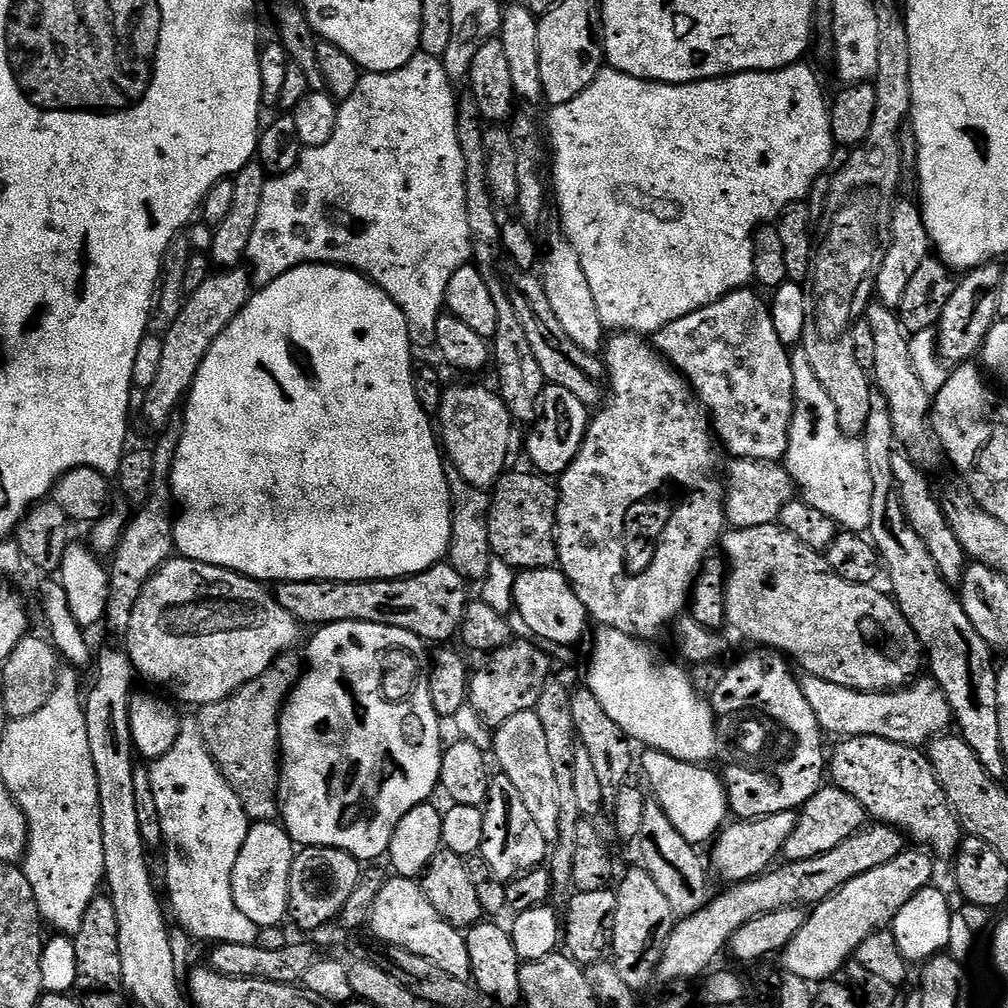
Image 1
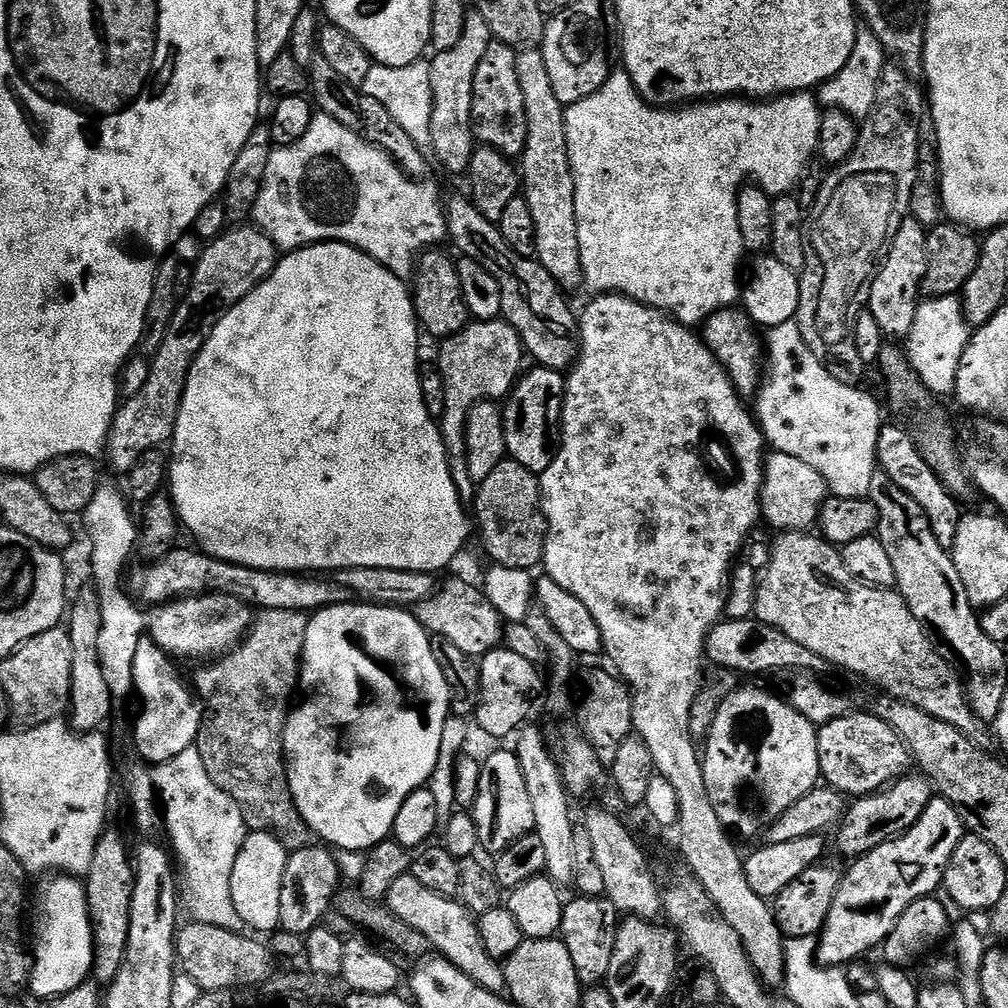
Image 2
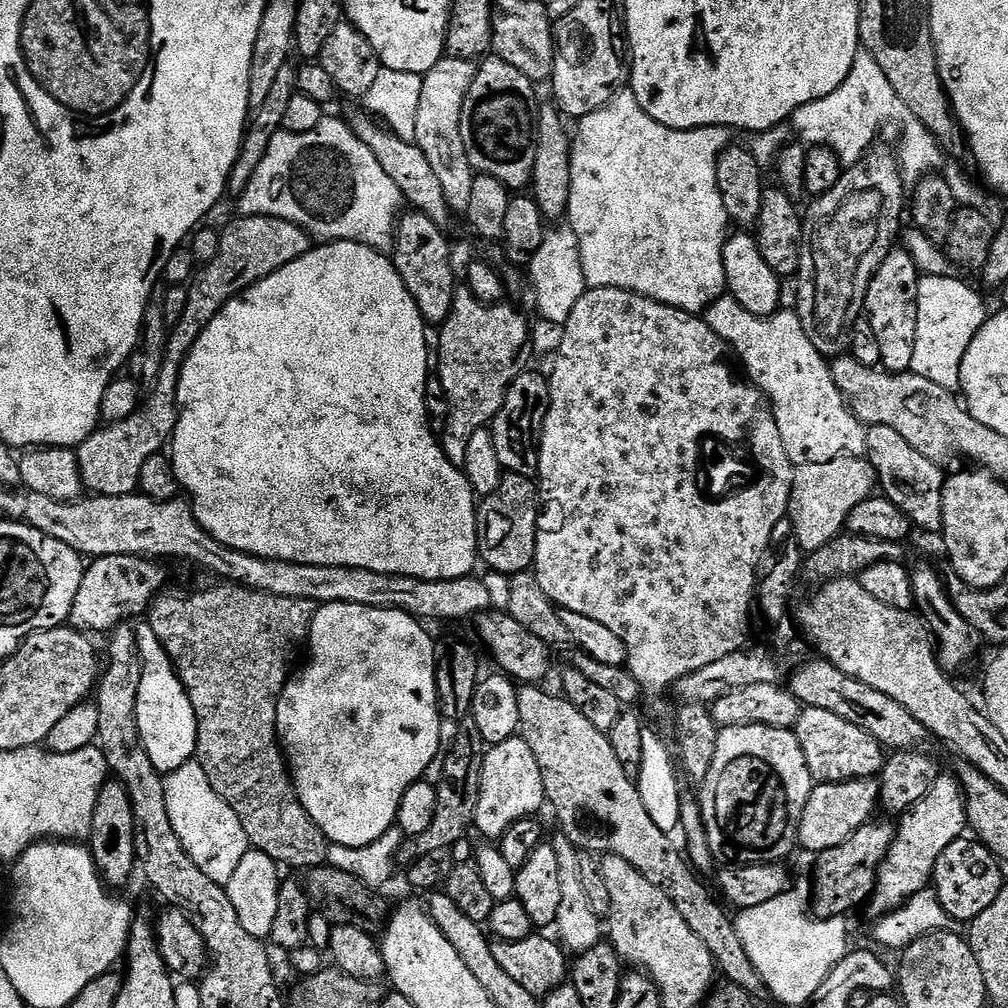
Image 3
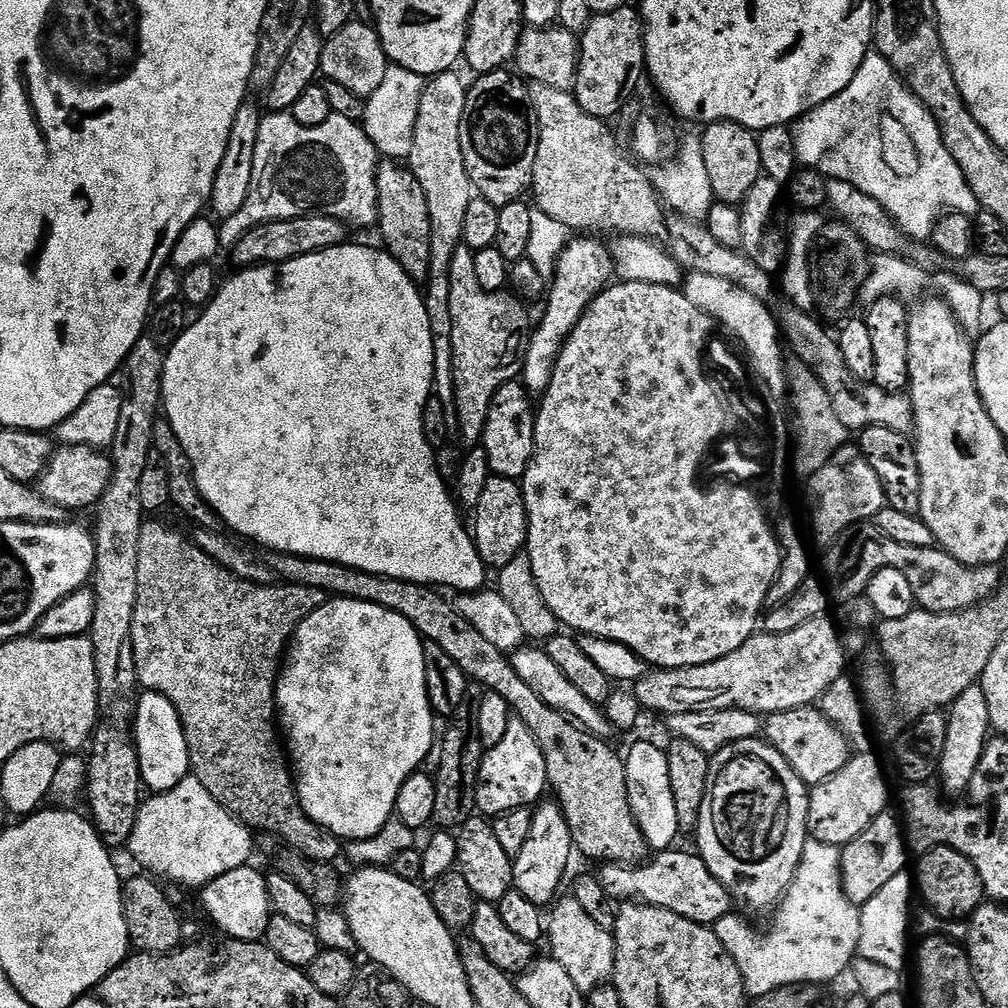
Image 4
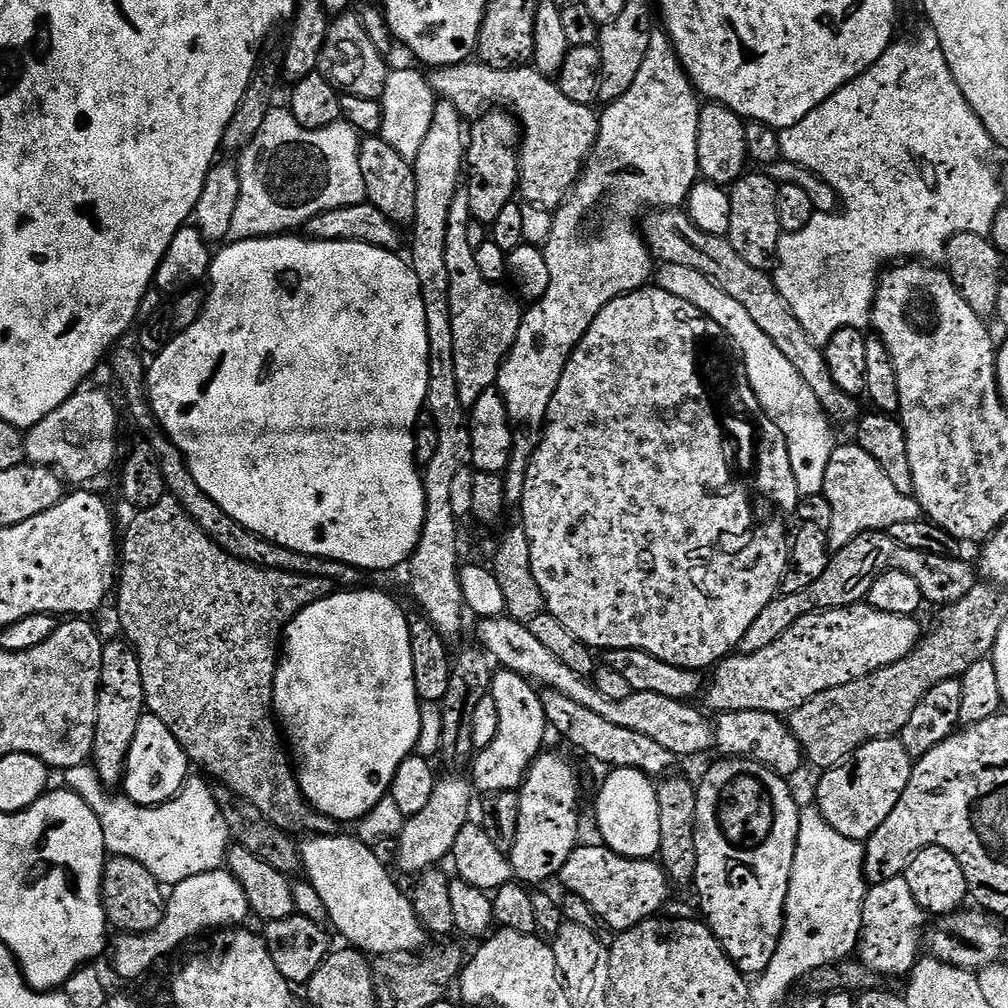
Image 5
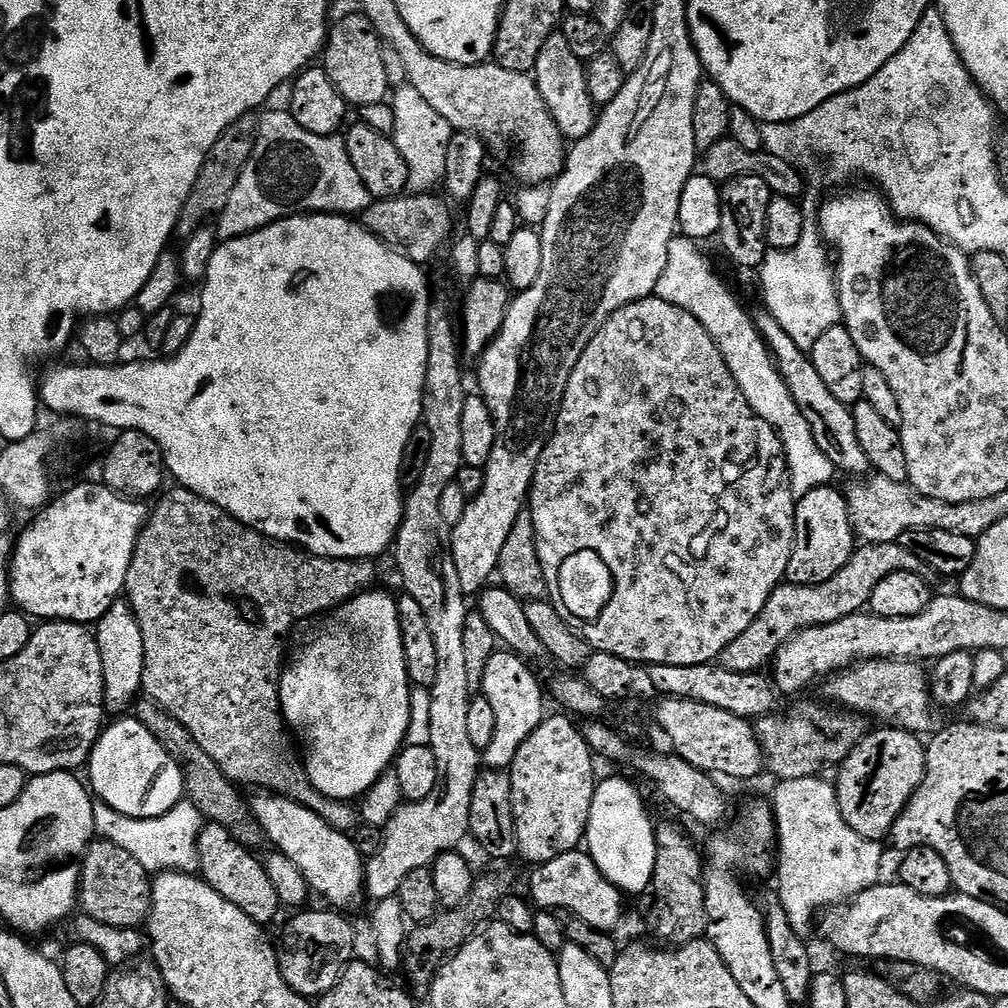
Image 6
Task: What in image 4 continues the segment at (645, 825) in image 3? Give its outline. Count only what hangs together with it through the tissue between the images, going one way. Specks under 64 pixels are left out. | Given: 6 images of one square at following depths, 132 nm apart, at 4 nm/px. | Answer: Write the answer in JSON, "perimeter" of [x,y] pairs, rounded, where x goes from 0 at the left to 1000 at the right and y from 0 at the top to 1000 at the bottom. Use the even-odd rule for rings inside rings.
{"perimeter":[[[267,547],[264,559],[275,572],[287,579],[318,583],[329,593],[368,597],[399,609],[399,613],[406,615],[425,639],[435,640],[471,678],[485,687],[498,688],[511,711],[526,720],[526,728],[530,728],[536,737],[538,752],[542,752],[544,782],[552,789],[549,790],[551,797],[556,799],[562,819],[565,819],[567,835],[574,848],[576,845],[590,855],[609,857],[633,857],[644,852],[643,836],[625,804],[616,747],[614,750],[603,739],[602,733],[583,726],[570,714],[542,700],[535,687],[518,677],[505,652],[494,645],[494,641],[478,633],[467,617],[454,609],[447,594],[440,595],[439,586],[432,587],[429,584],[432,582],[421,577],[386,575],[380,569],[360,567],[335,558],[293,552],[287,548]]]}

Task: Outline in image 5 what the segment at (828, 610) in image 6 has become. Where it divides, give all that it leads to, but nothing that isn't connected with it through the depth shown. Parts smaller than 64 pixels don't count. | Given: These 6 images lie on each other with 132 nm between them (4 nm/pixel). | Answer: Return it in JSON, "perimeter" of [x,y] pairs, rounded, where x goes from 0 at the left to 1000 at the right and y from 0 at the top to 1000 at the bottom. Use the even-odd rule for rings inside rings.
{"perimeter":[[[880,527],[860,528],[851,530],[847,538],[839,538],[839,542],[828,545],[824,549],[819,565],[815,573],[804,577],[800,585],[792,585],[783,591],[774,589],[765,595],[748,613],[748,618],[740,629],[736,629],[732,647],[736,650],[746,650],[749,646],[764,641],[794,611],[802,611],[805,607],[813,607],[818,603],[842,603],[844,599],[854,598],[860,592],[865,576],[869,575],[876,567],[898,567],[911,577],[911,585],[915,585],[918,596],[922,600],[939,601],[958,593],[962,585],[970,577],[970,567],[956,557],[956,554],[935,554],[931,550],[915,550],[915,546],[903,546],[895,542]]]}

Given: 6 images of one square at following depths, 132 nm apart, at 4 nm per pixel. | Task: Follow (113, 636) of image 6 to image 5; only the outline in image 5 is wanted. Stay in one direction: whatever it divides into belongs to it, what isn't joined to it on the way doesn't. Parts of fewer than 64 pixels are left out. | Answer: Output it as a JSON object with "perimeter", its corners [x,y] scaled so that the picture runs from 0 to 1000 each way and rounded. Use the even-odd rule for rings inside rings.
{"perimeter":[[[118,634],[103,639],[99,688],[93,716],[93,740],[89,751],[89,757],[95,762],[97,772],[108,784],[118,783],[123,777],[130,736],[137,725],[138,714],[145,707],[141,661],[137,657],[137,649],[126,634]]]}

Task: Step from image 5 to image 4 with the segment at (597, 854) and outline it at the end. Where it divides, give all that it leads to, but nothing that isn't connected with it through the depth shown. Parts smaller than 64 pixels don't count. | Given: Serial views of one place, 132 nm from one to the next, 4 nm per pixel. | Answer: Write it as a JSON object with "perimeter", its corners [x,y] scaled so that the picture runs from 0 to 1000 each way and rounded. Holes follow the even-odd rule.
{"perimeter":[[[652,844],[646,851],[633,857],[596,856],[594,873],[608,894],[648,897],[669,907],[677,907],[677,911],[685,911],[685,915],[709,919],[712,911],[727,904],[728,894],[722,886],[722,880],[704,867],[700,855],[689,844],[671,844]]]}

